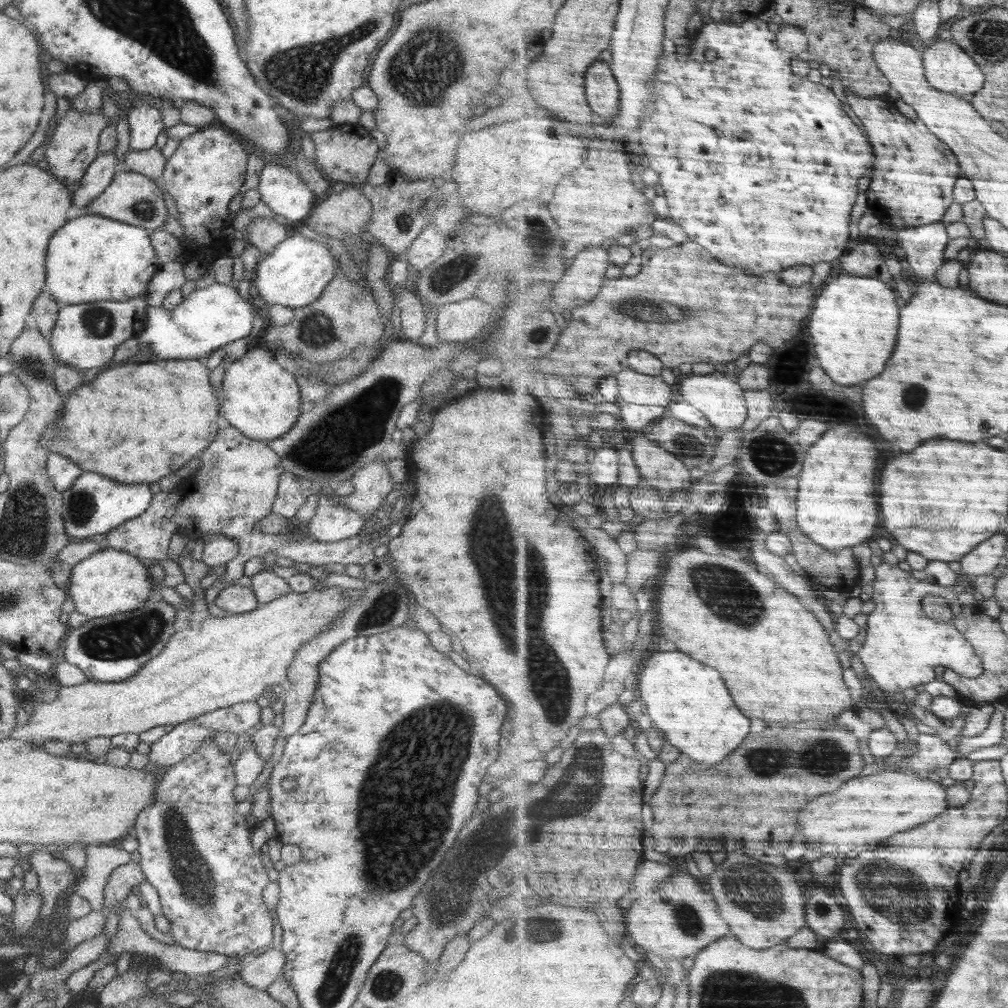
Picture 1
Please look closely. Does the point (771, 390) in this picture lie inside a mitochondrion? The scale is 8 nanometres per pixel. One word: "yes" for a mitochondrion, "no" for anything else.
no

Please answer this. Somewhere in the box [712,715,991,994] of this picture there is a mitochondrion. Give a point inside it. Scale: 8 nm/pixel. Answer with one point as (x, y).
(896, 892)

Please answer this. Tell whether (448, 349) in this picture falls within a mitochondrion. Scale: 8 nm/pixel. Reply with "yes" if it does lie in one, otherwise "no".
no

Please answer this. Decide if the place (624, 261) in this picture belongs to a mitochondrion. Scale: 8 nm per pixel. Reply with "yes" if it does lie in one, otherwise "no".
no

